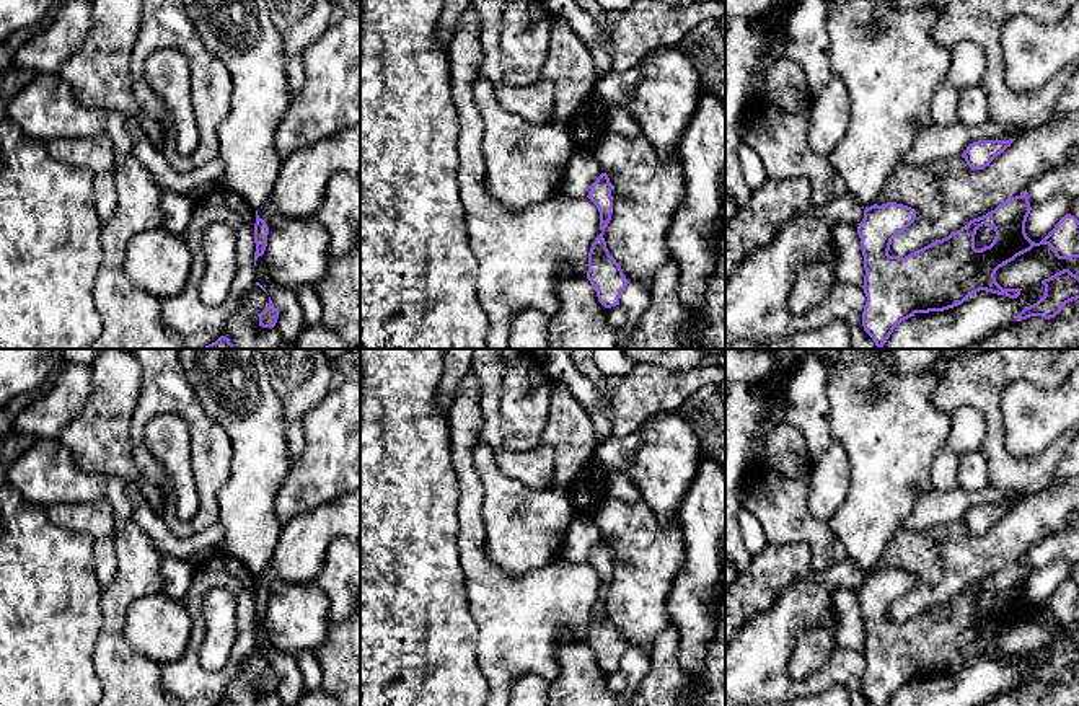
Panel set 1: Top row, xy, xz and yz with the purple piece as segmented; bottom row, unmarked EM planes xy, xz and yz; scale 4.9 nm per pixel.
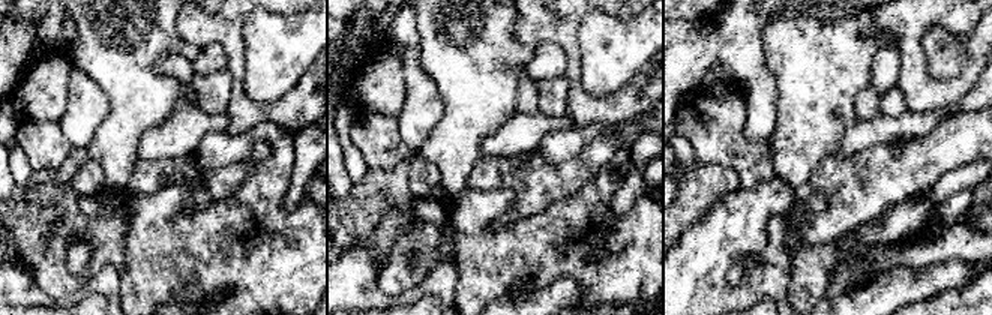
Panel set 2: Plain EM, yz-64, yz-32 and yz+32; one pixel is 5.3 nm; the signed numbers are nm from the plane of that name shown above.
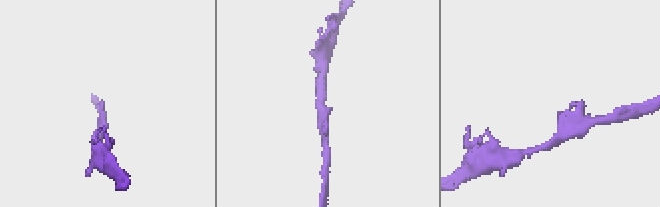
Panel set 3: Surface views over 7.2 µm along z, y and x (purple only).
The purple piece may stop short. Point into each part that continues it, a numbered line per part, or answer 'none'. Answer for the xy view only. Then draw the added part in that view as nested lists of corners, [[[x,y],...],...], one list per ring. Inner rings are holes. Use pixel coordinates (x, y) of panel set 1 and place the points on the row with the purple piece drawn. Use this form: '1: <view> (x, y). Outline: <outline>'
none

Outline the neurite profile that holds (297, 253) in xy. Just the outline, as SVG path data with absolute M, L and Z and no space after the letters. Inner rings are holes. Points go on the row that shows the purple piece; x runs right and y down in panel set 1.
M277 215L269 223L264 251L269 276L279 285L297 290L316 287L331 259L329 233L315 217L288 218Z

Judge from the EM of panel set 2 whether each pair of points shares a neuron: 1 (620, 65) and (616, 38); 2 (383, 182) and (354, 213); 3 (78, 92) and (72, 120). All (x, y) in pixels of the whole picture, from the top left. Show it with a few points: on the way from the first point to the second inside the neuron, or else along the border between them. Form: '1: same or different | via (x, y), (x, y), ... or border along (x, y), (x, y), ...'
1: same | via (616, 59), (616, 44)
2: same | via (378, 189), (362, 206)
3: same | via (78, 99), (78, 113)

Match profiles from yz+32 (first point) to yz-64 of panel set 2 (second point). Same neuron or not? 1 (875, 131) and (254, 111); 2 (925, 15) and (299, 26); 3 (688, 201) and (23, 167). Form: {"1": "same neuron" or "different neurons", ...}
{"1": "different neurons", "2": "different neurons", "3": "different neurons"}

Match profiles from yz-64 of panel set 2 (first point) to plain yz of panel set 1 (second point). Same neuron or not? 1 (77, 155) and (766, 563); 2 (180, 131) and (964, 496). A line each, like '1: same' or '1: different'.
1: same
2: same

